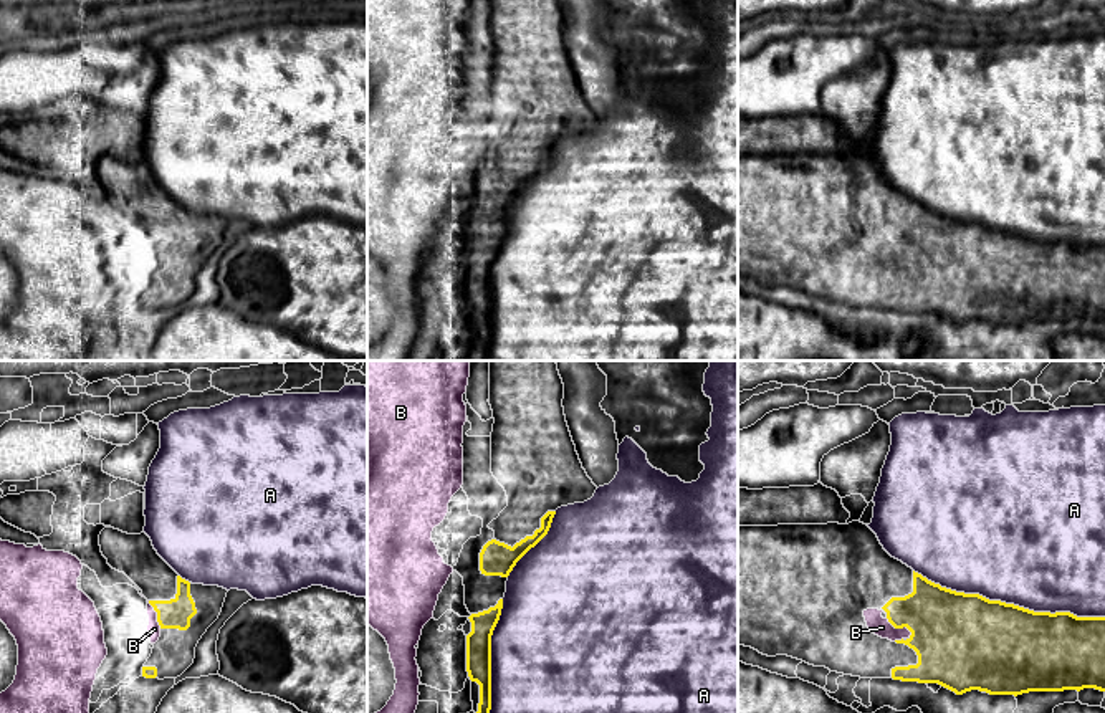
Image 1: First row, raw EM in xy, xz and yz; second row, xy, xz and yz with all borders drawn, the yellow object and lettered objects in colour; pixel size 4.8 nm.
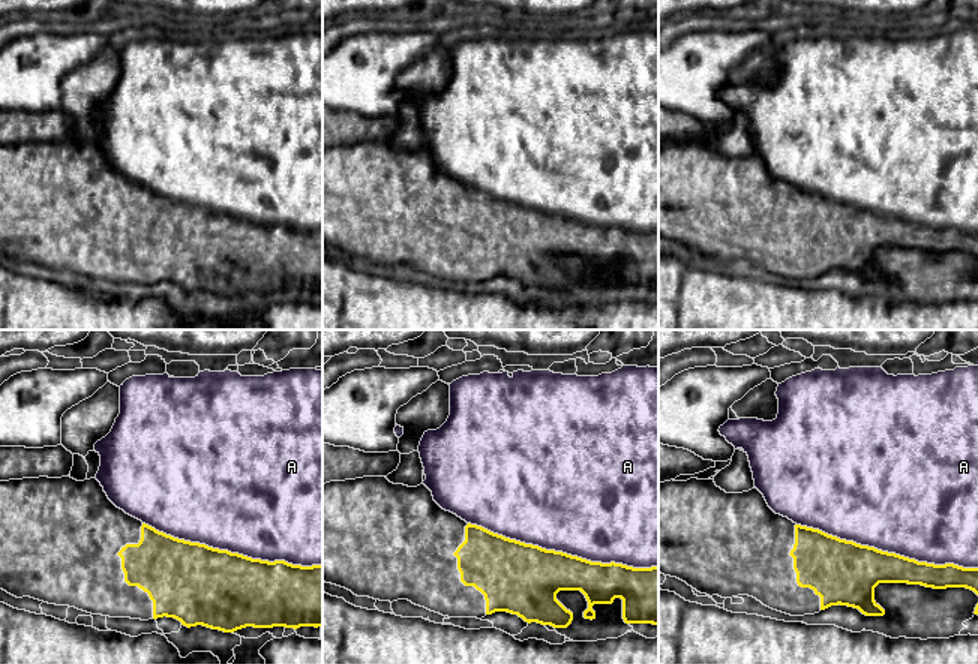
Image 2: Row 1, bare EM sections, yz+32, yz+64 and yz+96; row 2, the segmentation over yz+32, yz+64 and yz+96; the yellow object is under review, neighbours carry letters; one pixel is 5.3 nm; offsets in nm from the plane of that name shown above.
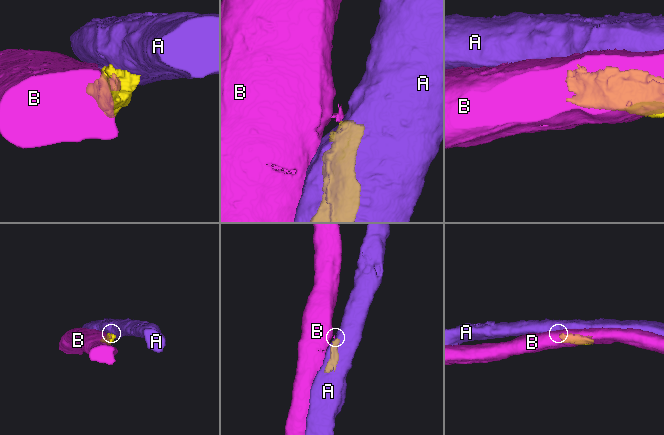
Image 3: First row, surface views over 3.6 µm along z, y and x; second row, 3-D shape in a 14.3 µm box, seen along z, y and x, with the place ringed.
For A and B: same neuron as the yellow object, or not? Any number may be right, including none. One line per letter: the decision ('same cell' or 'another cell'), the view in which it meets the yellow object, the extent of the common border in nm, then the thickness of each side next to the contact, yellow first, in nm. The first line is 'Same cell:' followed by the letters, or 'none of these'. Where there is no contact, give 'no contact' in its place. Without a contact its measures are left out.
Same cell: none of these
A: another cell; meets yellow in yz; contact 950 nm long; 440 nm thick on the yellow side, 480 nm on the other
B: another cell; meets yellow in yz; contact 160 nm long; 380 nm thick on the yellow side, 90 nm on the other

